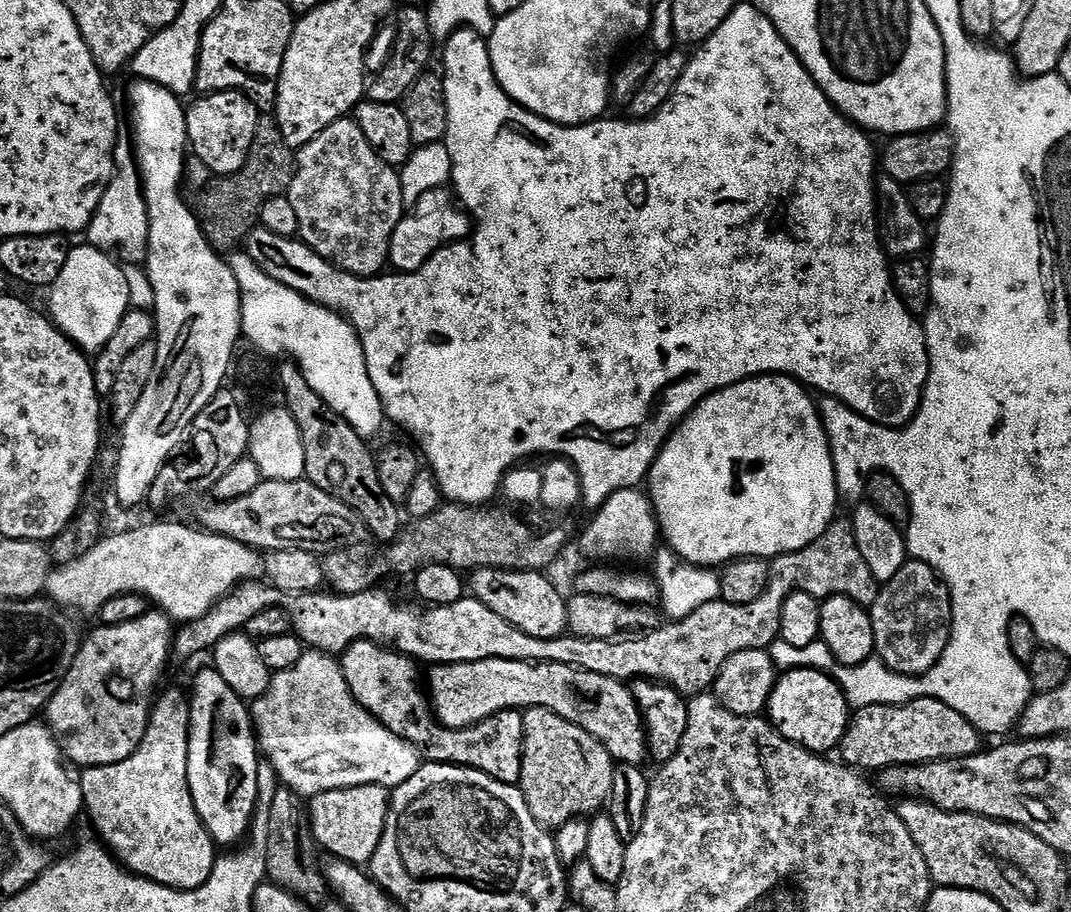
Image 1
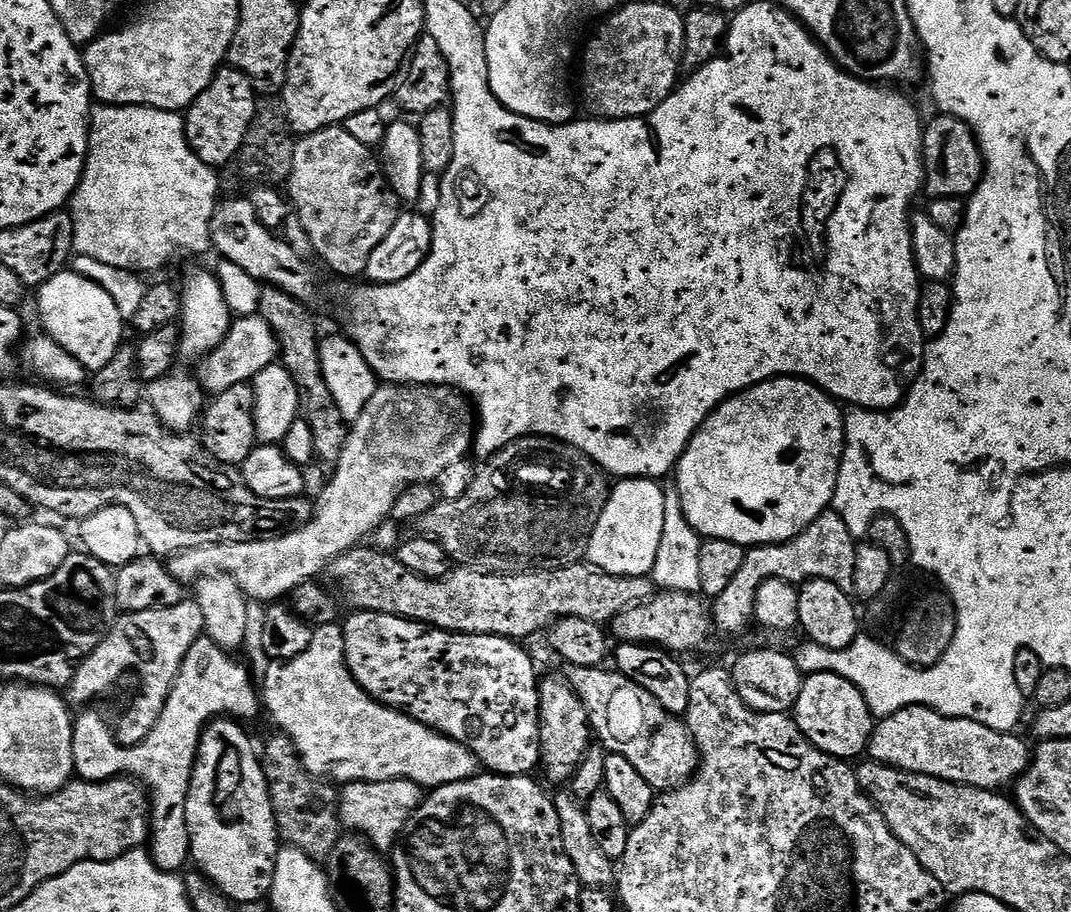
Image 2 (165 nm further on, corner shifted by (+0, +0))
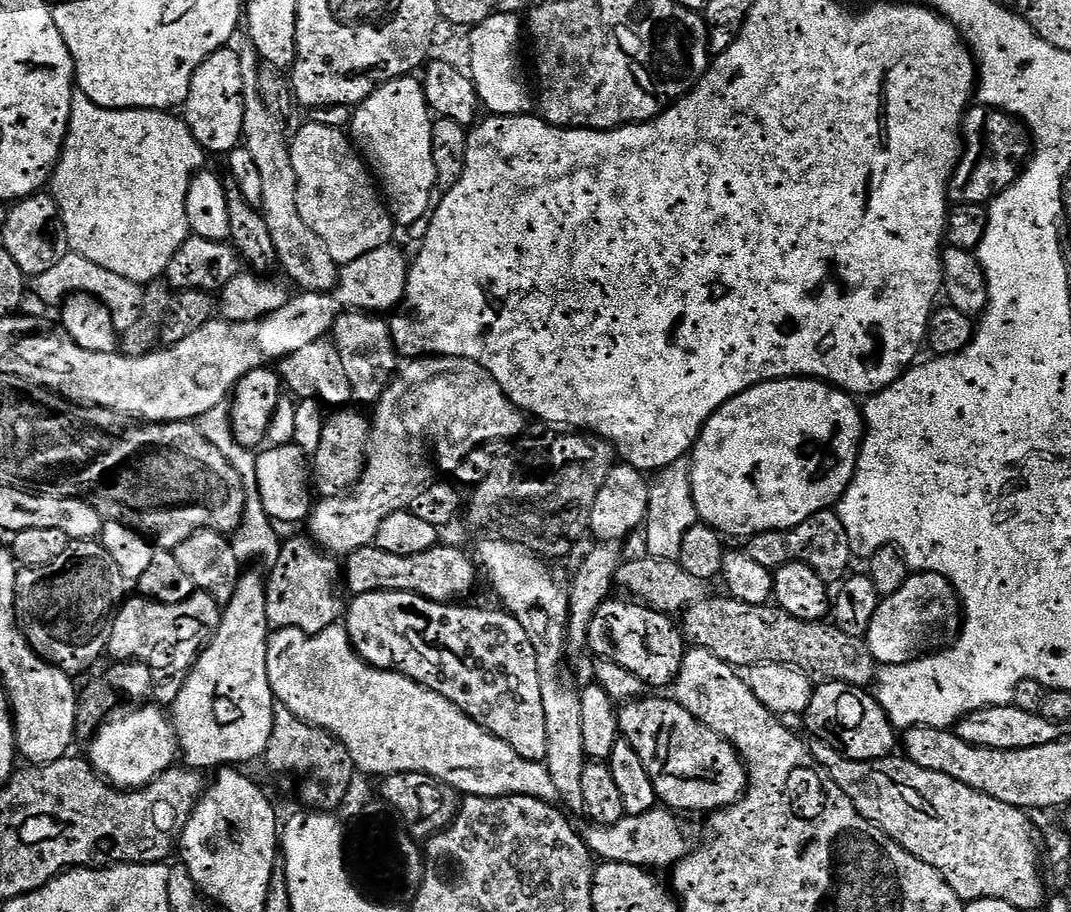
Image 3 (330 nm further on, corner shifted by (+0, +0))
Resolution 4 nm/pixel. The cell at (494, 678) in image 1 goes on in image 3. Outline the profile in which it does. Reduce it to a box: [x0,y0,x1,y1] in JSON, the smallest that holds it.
[618,699,748,814]

